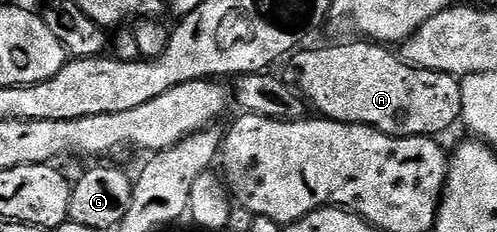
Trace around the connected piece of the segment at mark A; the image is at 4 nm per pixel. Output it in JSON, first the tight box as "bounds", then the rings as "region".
{"bounds":[282,39,462,138],"region":[[[352,39],[349,45],[328,45],[325,49],[308,49],[309,47],[301,47],[291,54],[283,62],[282,80],[285,81],[291,89],[295,89],[309,106],[312,105],[317,109],[321,118],[329,121],[337,121],[338,123],[346,123],[347,125],[365,125],[371,129],[382,131],[391,137],[430,137],[435,138],[436,133],[444,133],[452,124],[461,120],[460,112],[462,111],[462,91],[460,90],[460,81],[450,76],[448,73],[439,73],[438,71],[430,71],[429,69],[419,69],[413,65],[409,65],[407,61],[401,59],[395,52],[392,53],[391,48],[385,47],[380,43],[373,43],[367,39]]]}

